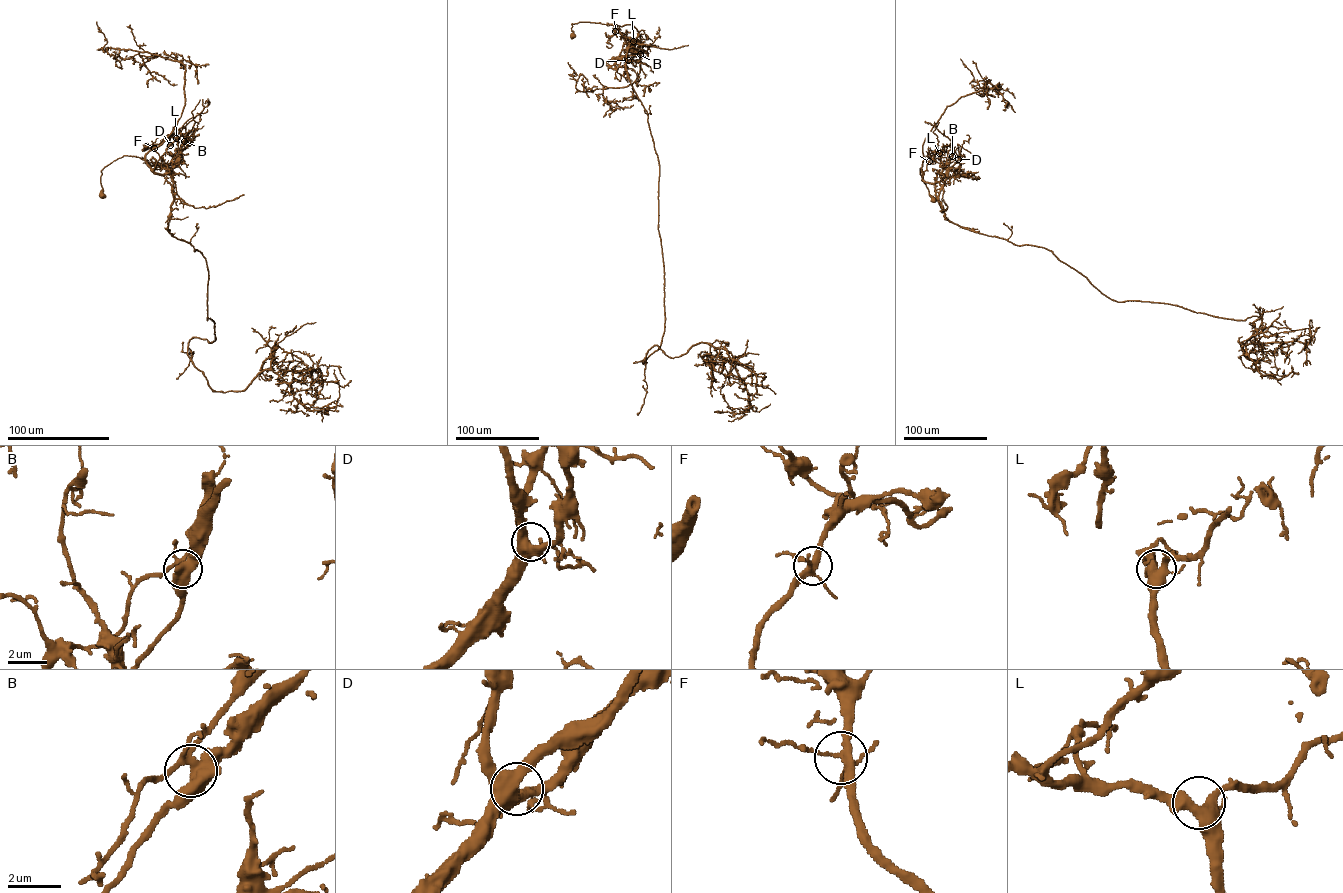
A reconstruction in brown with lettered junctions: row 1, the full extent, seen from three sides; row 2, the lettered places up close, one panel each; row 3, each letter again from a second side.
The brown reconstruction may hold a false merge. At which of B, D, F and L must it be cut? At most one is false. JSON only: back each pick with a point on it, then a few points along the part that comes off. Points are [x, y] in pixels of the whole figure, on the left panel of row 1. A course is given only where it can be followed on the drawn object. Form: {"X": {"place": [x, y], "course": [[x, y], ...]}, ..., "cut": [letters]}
{"B": {"place": [184, 141], "course": [[184, 141], [167, 173], [146, 161], [180, 116], [184, 66], [103, 50], [96, 21]]}, "cut": ["B"]}

